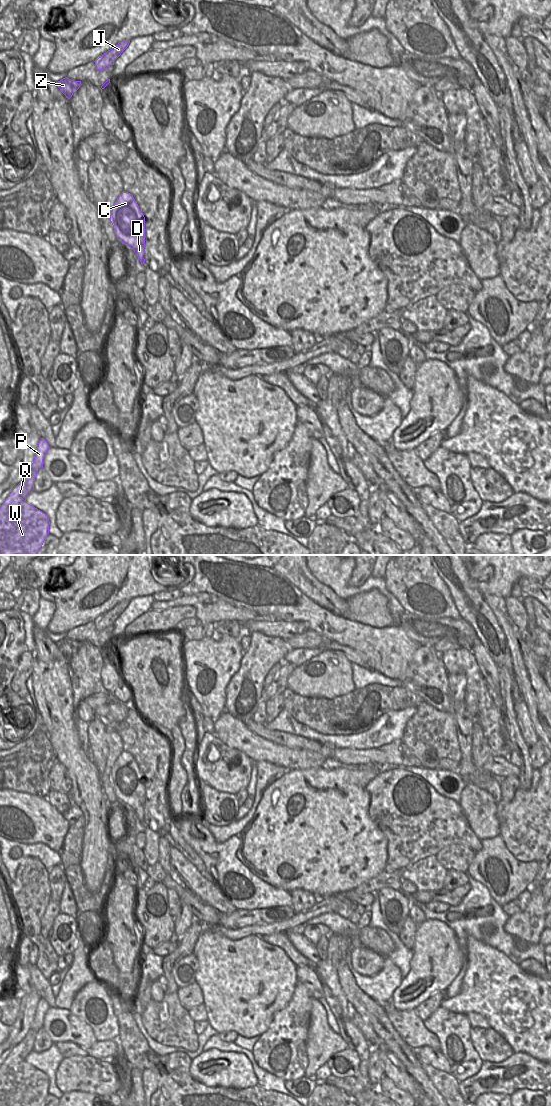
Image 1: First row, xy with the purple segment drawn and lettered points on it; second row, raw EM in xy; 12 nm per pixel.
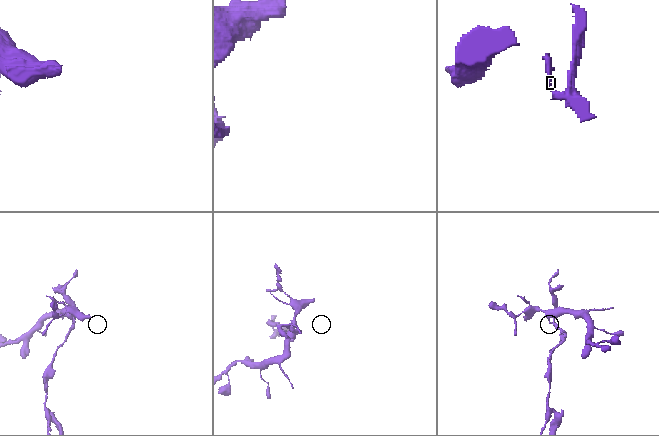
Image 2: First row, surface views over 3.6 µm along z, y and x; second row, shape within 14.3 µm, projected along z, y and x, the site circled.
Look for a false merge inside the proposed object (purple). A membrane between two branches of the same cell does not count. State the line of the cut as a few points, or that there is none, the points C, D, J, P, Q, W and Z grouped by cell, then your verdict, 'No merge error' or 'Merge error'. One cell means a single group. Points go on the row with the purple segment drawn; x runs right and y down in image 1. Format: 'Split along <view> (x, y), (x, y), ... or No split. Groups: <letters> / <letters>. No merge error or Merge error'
Split along xy (143, 258), (140, 260). Groups: C D / J P Q W Z. Merge error

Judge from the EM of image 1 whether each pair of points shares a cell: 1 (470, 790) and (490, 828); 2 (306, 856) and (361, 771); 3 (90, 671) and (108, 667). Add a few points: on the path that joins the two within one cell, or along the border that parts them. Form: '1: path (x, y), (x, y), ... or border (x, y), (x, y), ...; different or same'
1: path (473, 799), (479, 807), (482, 819); same
2: path (307, 835), (347, 795), (347, 792); same
3: border (101, 652), (101, 684), (109, 691); different

